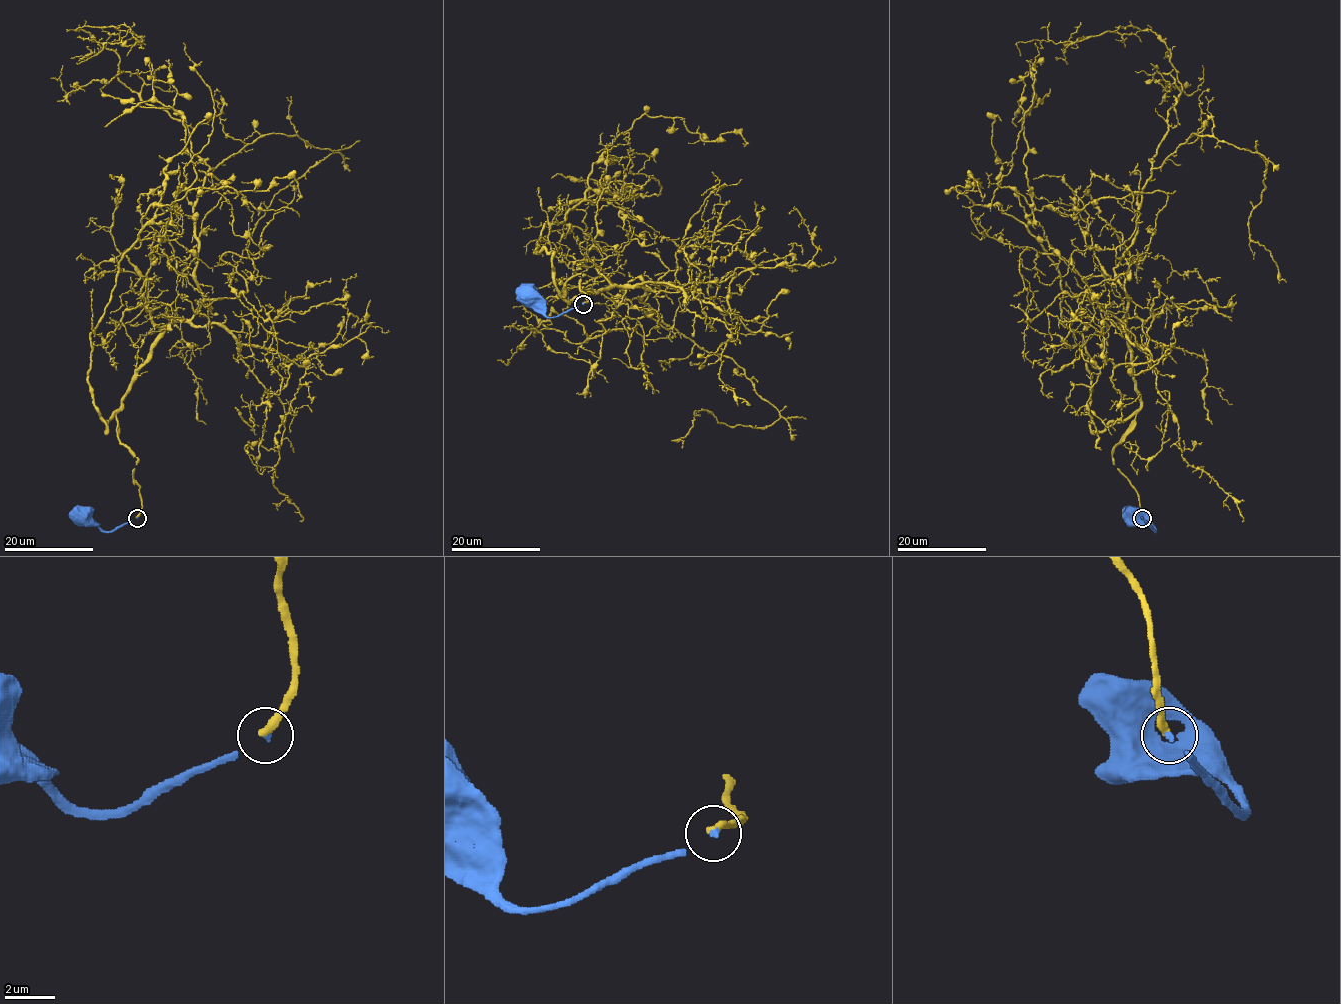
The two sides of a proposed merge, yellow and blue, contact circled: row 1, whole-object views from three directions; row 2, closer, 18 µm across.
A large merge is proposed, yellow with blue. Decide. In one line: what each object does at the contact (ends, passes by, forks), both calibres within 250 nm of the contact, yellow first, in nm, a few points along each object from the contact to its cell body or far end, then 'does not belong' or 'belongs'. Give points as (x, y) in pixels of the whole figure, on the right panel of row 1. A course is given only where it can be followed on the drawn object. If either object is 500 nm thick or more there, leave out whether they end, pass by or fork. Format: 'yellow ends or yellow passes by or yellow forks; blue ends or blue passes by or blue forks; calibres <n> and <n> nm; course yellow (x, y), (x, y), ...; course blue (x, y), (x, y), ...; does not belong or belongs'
yellow ends; blue ends; calibres 320 and 160 nm; course yellow (1142, 518), (1112, 456), (1140, 407), (1114, 267), (1182, 85), (1167, 47), (1134, 27), (1068, 42), (1057, 60); course blue (1142, 518), (1155, 531), (1147, 521), (1134, 514); does not belong

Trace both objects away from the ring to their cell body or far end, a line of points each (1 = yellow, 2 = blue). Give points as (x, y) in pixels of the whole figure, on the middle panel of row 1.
1: (583, 303), (574, 275), (567, 301), (642, 276), (655, 313), (548, 329), (523, 301), (587, 239), (524, 218)
2: (583, 303), (550, 317), (529, 296)

